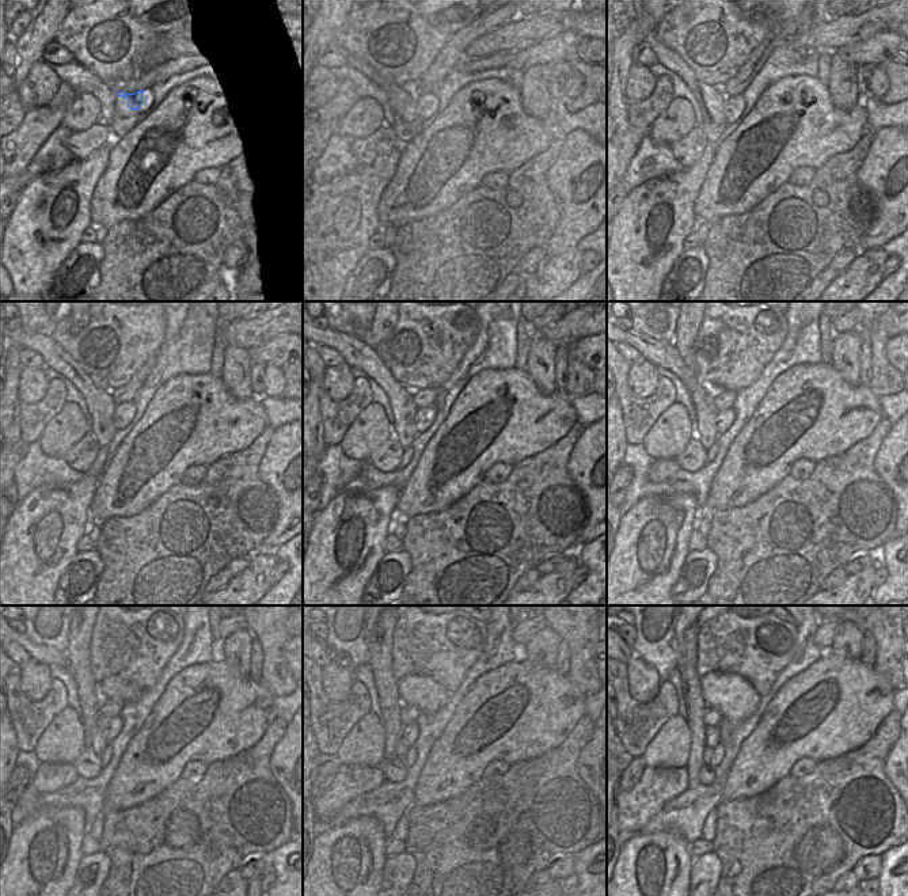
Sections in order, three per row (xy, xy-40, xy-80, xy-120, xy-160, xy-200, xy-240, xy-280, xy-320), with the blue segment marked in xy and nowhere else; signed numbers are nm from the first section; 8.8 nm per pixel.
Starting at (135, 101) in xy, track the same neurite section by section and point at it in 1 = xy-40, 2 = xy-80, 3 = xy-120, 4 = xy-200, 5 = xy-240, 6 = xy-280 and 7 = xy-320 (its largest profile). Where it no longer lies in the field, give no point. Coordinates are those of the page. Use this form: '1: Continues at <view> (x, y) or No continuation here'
1: Continues at xy-40 (428, 105)
2: Continues at xy-80 (733, 107)
3: Continues at xy-120 (124, 413)
4: Continues at xy-200 (725, 418)
5: Continues at xy-240 (116, 722)
6: Continues at xy-280 (410, 733)
7: Continues at xy-320 (711, 732).

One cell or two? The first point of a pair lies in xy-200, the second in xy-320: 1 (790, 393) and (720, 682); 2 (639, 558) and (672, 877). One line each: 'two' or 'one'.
1: two
2: one

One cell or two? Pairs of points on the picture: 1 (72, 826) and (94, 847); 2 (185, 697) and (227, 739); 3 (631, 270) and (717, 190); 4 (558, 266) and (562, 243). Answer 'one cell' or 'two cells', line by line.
1: two cells
2: one cell
3: two cells
4: two cells

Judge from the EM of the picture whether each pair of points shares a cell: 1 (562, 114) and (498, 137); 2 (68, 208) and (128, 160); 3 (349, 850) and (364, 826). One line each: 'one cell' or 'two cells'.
1: two cells
2: two cells
3: one cell

